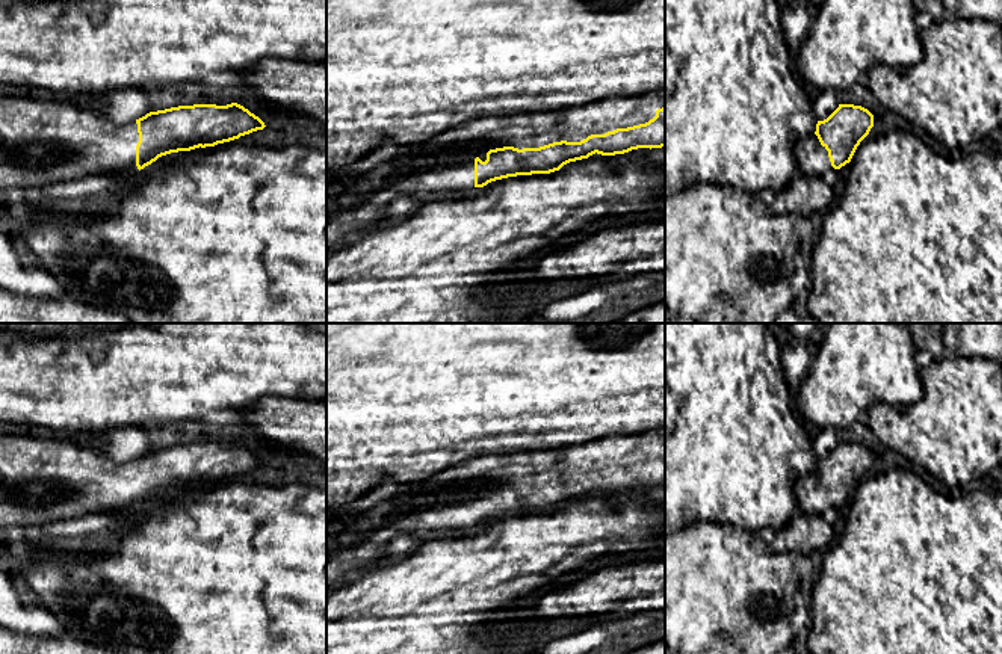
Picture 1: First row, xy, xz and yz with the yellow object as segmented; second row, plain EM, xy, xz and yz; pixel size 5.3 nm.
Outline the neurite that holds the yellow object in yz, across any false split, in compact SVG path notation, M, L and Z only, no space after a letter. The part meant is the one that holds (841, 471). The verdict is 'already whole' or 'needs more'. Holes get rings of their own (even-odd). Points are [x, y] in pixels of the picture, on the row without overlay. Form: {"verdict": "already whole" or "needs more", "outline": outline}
{"verdict": "needs more", "outline": "M839 443L827 458L818 459L813 473L795 482L798 511L809 517L822 515L830 506L840 507L872 465L874 453L867 447Z"}

